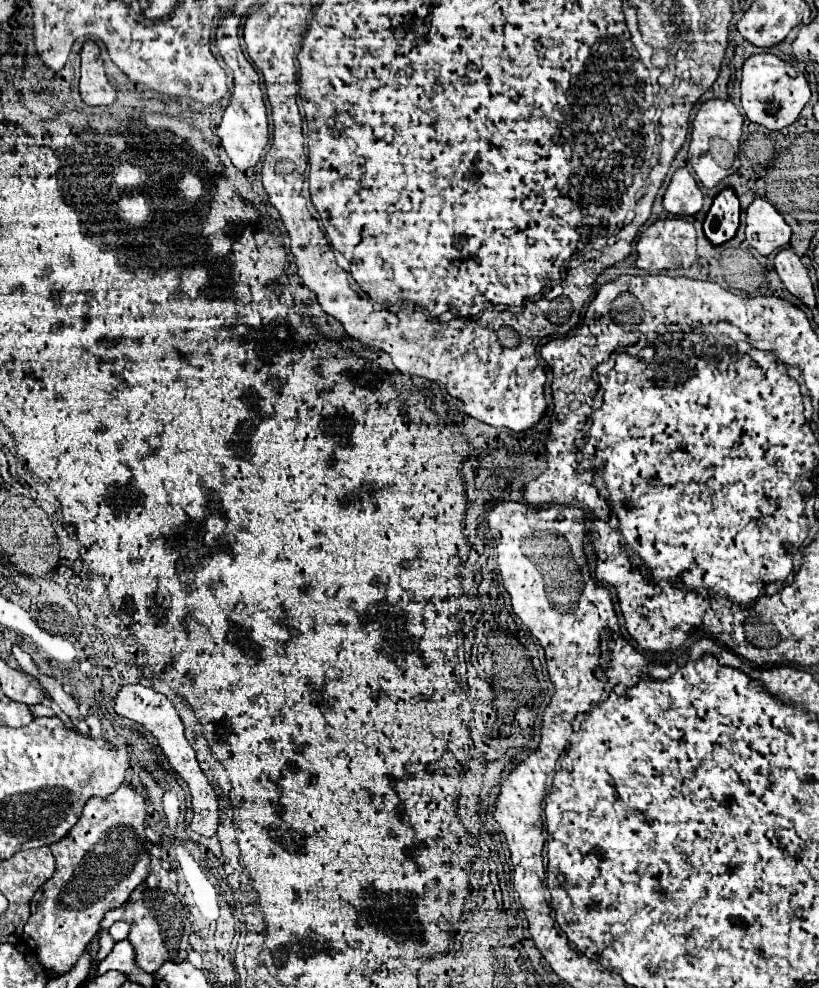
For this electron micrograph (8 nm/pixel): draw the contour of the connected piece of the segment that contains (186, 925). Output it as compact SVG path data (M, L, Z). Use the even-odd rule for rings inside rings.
M159 858L151 860L151 872L145 884L141 884L137 890L131 894L127 904L105 914L101 932L105 932L115 920L127 920L131 924L129 942L135 946L137 966L147 972L155 972L155 968L159 968L163 960L171 960L171 948L181 948L183 952L191 950L189 938L195 934L197 914L189 912L189 892L179 892L177 882L169 878L169 872L161 866Z

